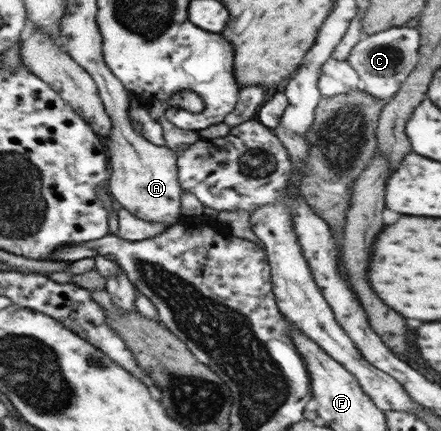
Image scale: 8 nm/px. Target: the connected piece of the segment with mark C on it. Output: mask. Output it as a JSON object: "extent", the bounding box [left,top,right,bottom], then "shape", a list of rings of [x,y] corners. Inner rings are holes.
{"extent":[346,25,421,102],"shape":[[[407,25],[391,27],[389,30],[363,36],[346,59],[358,72],[363,92],[385,102],[393,99],[409,73],[418,65],[421,39],[419,29]]]}

